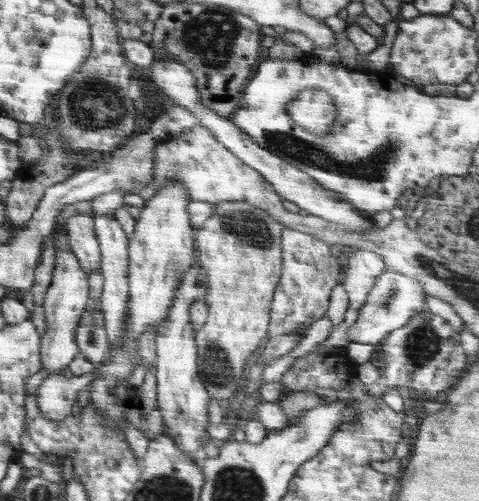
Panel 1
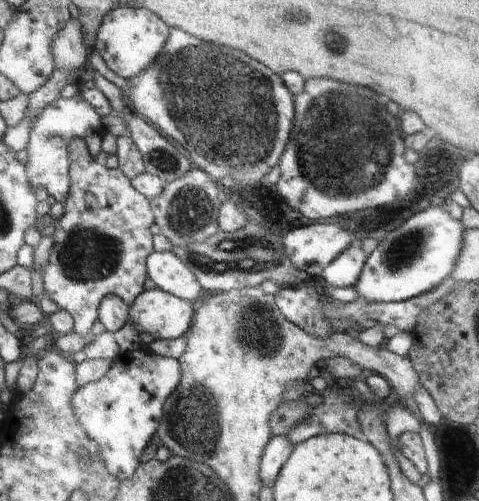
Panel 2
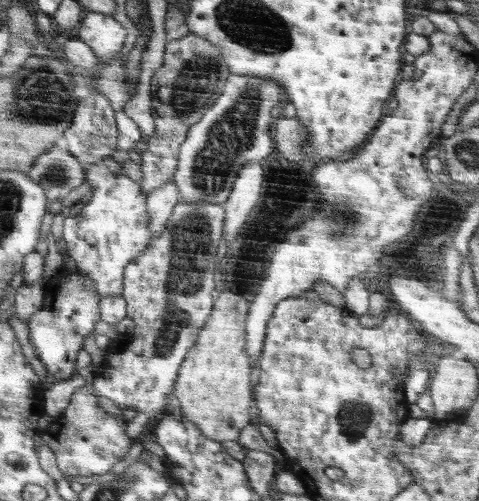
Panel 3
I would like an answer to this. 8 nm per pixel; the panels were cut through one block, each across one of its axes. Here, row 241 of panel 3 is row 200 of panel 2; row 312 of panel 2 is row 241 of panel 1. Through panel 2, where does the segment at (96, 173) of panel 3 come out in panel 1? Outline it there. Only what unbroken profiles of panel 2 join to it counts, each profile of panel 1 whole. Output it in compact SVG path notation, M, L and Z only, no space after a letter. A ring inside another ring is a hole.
M76 214L67 219L70 242L76 256L80 257L89 276L94 271L102 271L103 251L95 225L95 217L90 214Z

